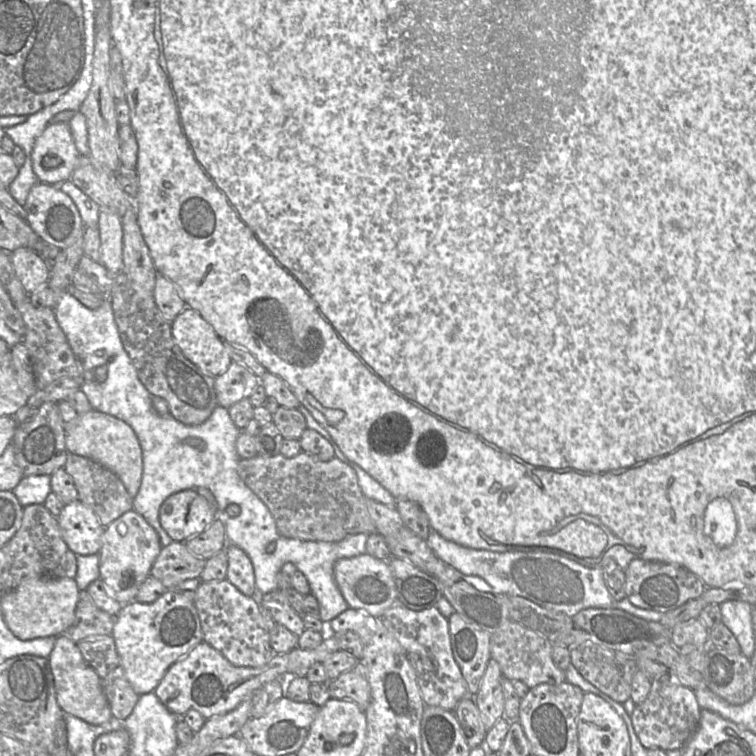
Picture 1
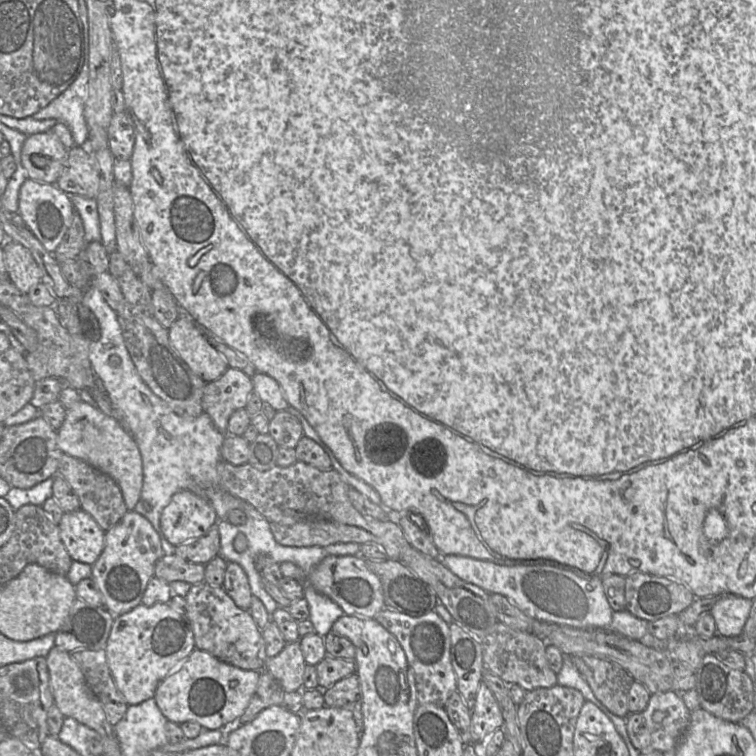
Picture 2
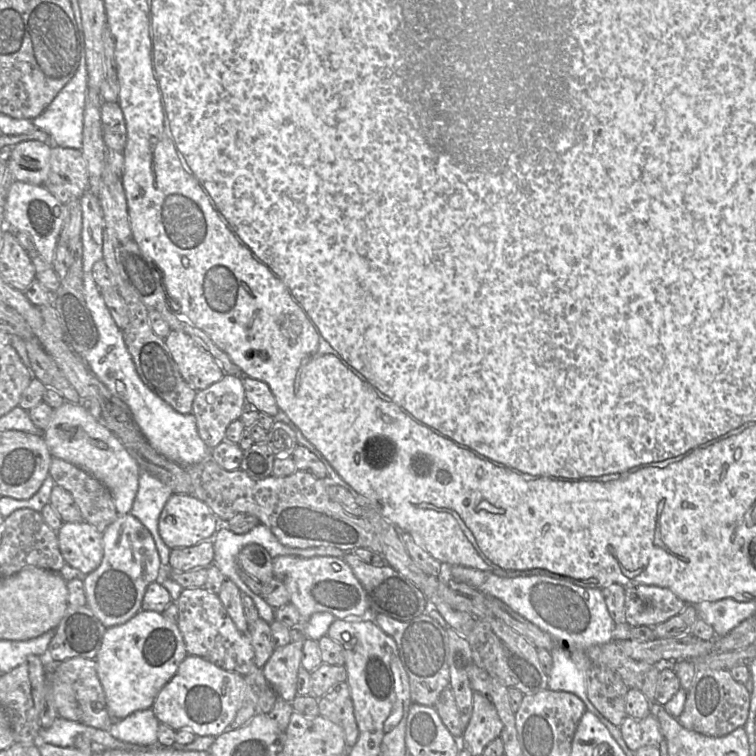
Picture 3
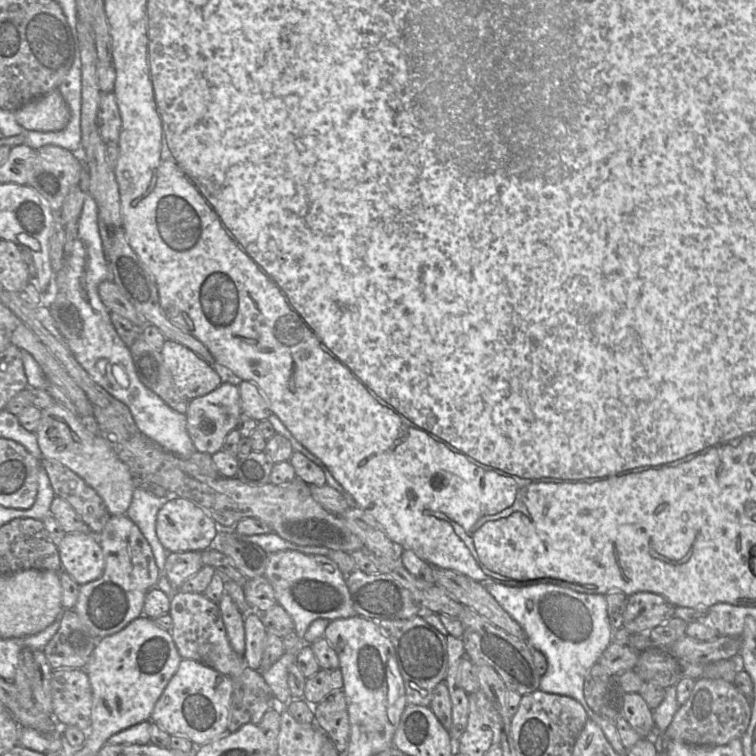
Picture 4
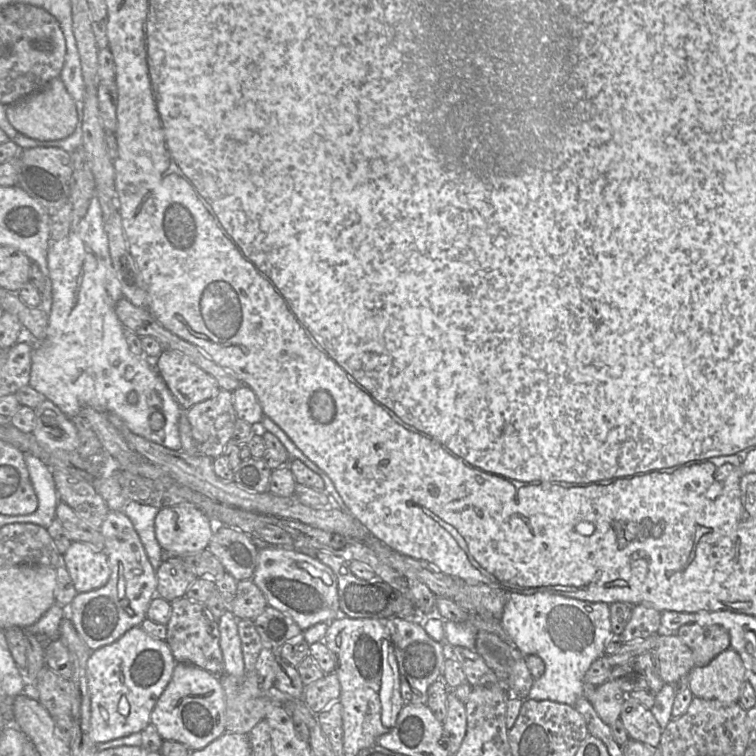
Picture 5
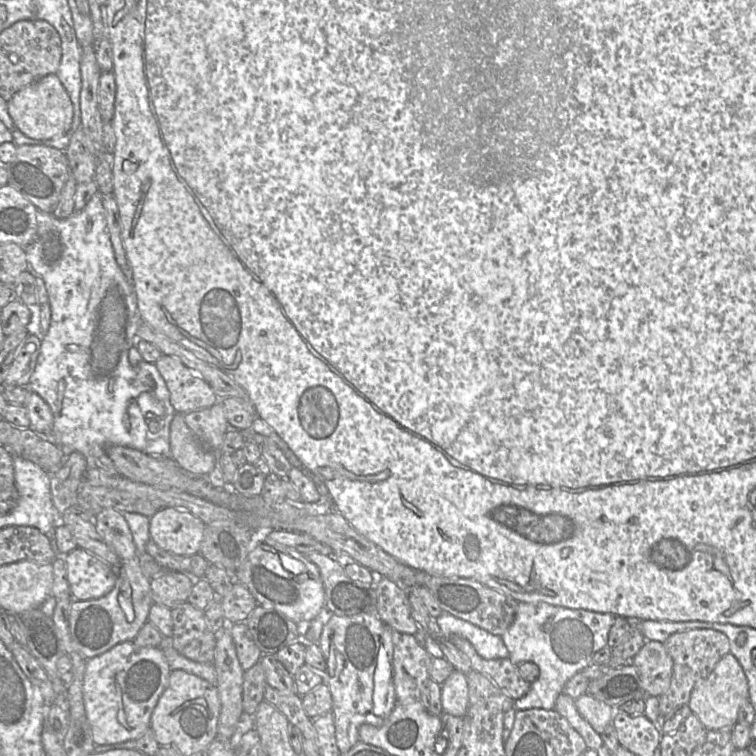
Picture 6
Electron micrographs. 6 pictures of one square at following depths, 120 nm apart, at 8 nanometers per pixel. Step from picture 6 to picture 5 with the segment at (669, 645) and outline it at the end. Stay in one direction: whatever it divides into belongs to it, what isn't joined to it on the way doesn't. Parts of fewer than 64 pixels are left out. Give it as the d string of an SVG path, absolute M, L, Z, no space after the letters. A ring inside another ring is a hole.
M682 625L676 635L691 650L695 667L709 664L719 653L730 647L728 631L719 625Z

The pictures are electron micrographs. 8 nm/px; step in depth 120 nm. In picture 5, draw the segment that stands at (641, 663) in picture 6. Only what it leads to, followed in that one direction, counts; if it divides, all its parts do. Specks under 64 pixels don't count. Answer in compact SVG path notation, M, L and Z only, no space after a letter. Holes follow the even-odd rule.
M675 634L660 635L658 645L652 650L657 672L665 684L685 684L688 673L695 667L690 648Z

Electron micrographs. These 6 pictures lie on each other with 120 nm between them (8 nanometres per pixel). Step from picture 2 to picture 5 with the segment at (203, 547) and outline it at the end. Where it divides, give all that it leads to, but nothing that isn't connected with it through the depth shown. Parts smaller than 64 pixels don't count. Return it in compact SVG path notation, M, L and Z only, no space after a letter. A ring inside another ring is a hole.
M180 559L162 561L155 572L156 594L169 602L184 597L190 585L198 578L191 568Z

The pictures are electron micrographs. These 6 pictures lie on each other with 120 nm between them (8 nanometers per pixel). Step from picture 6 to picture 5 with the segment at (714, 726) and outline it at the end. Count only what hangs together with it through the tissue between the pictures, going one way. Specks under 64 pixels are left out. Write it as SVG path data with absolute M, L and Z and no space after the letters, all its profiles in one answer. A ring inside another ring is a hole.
M729 647L709 664L692 668L685 683L695 697L733 703L739 701L741 687L745 681L742 659Z

